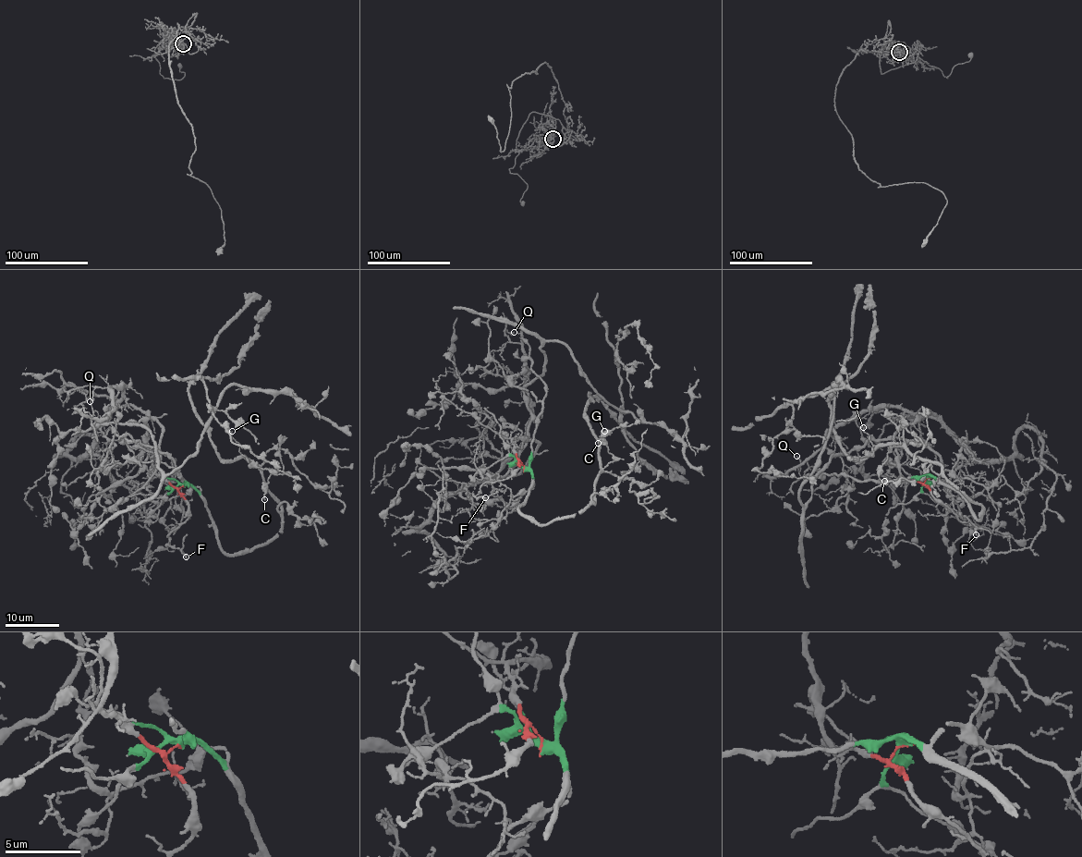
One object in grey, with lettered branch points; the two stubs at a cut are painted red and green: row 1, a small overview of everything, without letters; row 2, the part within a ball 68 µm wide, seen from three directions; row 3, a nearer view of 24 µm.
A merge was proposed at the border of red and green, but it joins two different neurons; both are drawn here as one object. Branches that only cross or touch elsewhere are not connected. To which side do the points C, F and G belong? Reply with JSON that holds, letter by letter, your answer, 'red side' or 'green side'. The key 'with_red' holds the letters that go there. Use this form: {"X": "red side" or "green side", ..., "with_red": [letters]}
{"C": "green side", "F": "red side", "G": "green side", "with_red": ["F"]}

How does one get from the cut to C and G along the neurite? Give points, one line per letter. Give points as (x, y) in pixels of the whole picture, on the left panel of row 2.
C: (183, 485), (202, 496), (231, 554), (275, 539), (282, 509), (266, 490), (269, 468), (264, 499)
G: (183, 485), (202, 496), (225, 552), (239, 554), (275, 539), (281, 506), (261, 471), (241, 457), (233, 431)

